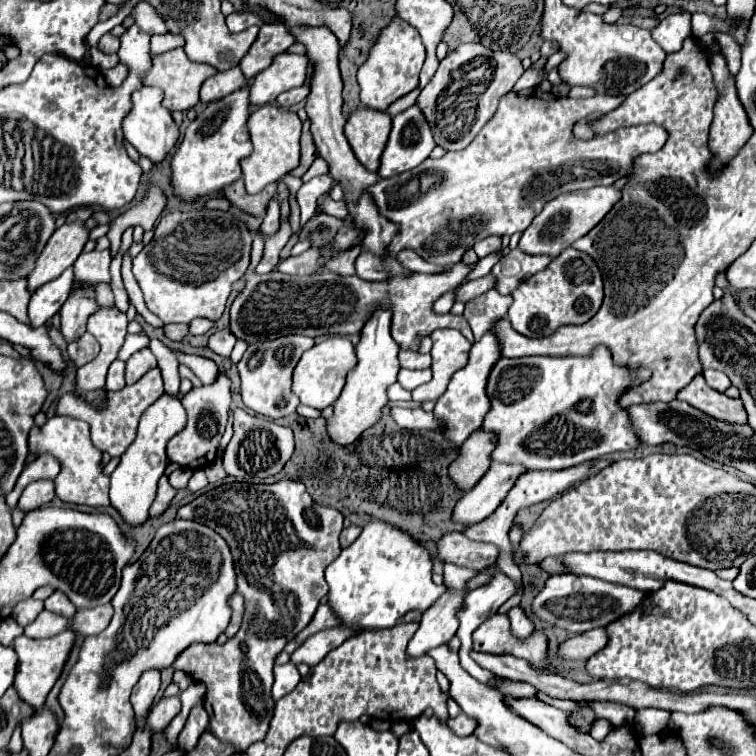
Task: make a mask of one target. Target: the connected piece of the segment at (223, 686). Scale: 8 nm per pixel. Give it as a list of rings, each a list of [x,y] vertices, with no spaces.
[[[286,479],[286,481],[278,481],[278,483],[274,483],[274,485],[252,485],[252,483],[248,485],[248,483],[238,483],[238,481],[234,481],[234,483],[222,483],[220,487],[214,487],[214,489],[210,489],[208,493],[196,497],[192,503],[180,507],[180,509],[178,509],[178,517],[182,517],[182,519],[194,519],[194,521],[206,523],[206,525],[208,525],[210,529],[214,529],[220,537],[224,537],[224,541],[228,543],[228,547],[230,547],[230,551],[232,551],[232,557],[234,557],[234,569],[236,569],[236,575],[238,575],[238,593],[244,595],[246,611],[244,611],[242,627],[240,627],[240,631],[238,631],[232,639],[228,639],[224,645],[218,645],[218,643],[196,643],[196,645],[192,645],[192,647],[184,649],[184,653],[180,653],[180,657],[176,657],[176,661],[172,663],[172,669],[180,669],[180,671],[188,673],[190,677],[198,677],[198,679],[206,685],[204,709],[208,711],[208,717],[210,717],[210,731],[212,731],[216,737],[220,737],[220,741],[232,744],[238,752],[246,752],[246,749],[248,749],[251,744],[263,740],[269,729],[275,706],[275,701],[271,696],[272,681],[274,681],[274,677],[272,677],[274,657],[284,649],[284,645],[286,645],[288,641],[294,639],[294,635],[296,635],[298,631],[302,631],[302,629],[310,623],[310,619],[312,619],[312,615],[314,615],[314,611],[316,611],[316,607],[318,607],[318,603],[320,603],[320,599],[328,593],[328,585],[326,585],[326,581],[324,581],[324,569],[326,569],[326,567],[338,557],[338,553],[340,553],[338,535],[340,535],[340,531],[342,531],[342,513],[336,511],[336,509],[332,509],[332,507],[322,507],[322,505],[314,503],[314,499],[308,495],[306,487],[304,487],[300,481],[288,481],[288,479]]]

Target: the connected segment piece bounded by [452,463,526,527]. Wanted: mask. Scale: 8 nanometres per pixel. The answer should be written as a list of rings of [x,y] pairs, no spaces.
[[[492,463],[488,473],[476,483],[476,487],[464,493],[464,497],[456,503],[456,509],[452,511],[452,521],[470,527],[472,523],[482,521],[484,517],[494,513],[500,501],[510,491],[512,483],[524,471],[524,465]]]

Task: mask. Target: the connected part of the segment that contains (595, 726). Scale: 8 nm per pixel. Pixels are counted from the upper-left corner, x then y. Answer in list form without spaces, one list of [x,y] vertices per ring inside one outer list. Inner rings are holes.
[[[594,719],[592,725],[590,725],[590,735],[596,737],[597,741],[601,741],[610,729],[612,729],[610,721],[606,721],[606,719]]]

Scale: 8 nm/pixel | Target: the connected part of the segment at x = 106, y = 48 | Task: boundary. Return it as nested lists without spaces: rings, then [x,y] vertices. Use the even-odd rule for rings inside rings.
[[[110,33],[102,35],[102,39],[98,41],[98,49],[104,51],[104,53],[116,53],[120,47],[120,39],[118,37],[112,37]]]

